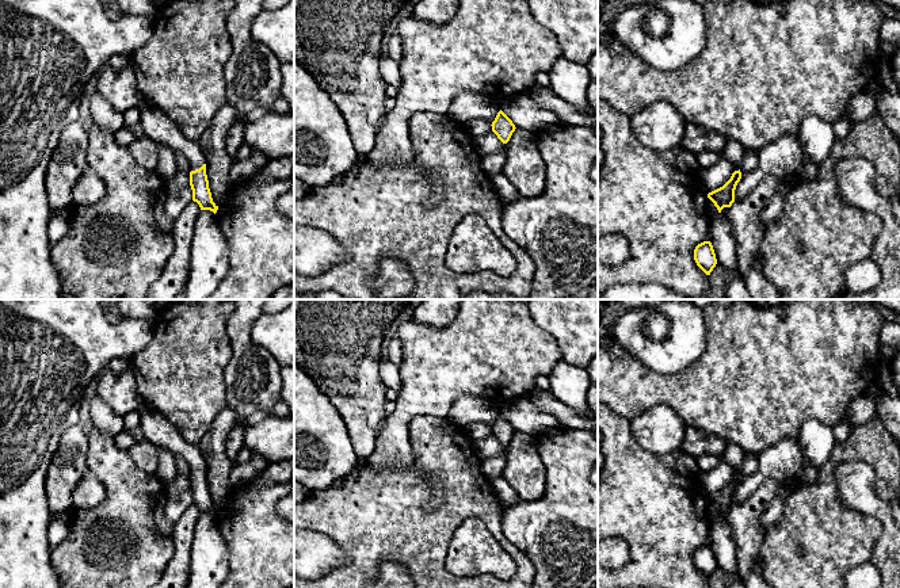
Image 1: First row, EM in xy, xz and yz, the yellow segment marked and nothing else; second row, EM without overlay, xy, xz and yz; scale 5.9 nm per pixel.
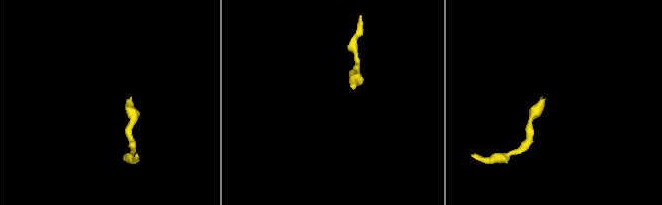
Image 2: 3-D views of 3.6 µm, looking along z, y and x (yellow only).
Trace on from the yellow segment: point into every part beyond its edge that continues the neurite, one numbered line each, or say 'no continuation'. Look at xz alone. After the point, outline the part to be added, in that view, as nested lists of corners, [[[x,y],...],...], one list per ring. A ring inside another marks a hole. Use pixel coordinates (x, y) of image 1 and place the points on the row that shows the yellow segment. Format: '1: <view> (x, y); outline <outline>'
no continuation

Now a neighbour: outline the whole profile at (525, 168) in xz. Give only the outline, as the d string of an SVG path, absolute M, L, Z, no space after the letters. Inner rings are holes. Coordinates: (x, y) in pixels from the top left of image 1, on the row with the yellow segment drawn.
M516 127L506 144L503 173L522 198L537 196L546 184L546 168L537 144L537 134Z

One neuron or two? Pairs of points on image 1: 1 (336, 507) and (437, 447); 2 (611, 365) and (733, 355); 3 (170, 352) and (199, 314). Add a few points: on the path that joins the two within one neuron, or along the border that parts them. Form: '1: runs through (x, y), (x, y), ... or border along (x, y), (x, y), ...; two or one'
1: runs through (378, 515), (437, 516), (452, 501), (452, 489); one
2: runs through (641, 386), (704, 385); one
3: runs through (179, 343), (191, 331), (194, 324); one

